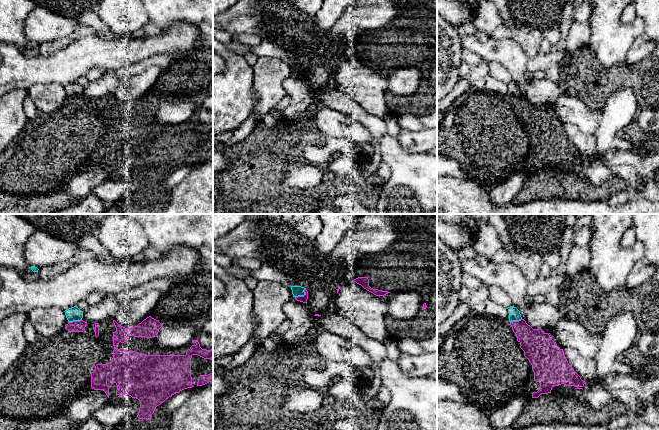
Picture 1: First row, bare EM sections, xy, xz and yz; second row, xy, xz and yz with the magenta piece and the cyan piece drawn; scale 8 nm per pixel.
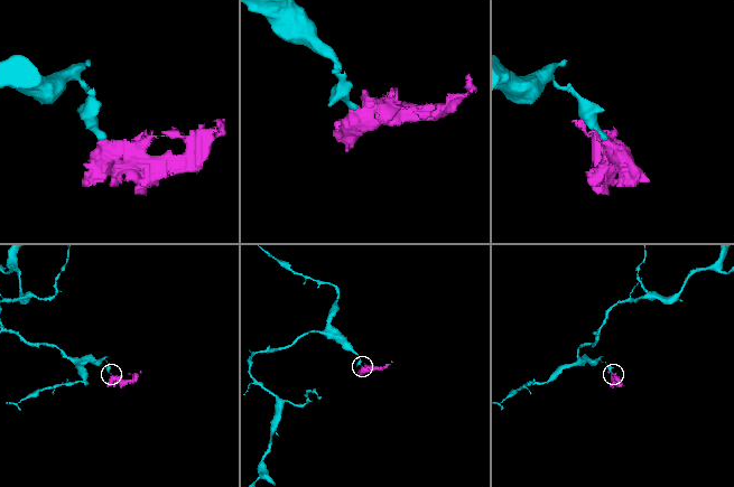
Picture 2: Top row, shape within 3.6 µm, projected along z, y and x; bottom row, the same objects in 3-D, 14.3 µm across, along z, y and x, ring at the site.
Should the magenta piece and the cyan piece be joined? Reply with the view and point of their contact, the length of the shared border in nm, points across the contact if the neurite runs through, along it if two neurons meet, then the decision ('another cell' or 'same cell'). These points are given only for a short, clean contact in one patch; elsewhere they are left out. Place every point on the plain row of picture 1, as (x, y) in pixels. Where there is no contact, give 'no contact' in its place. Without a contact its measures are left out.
meets magenta in xz at (302, 72); contact 110 nm long; border along xz (305, 65), (303, 71), (295, 73); another cell

